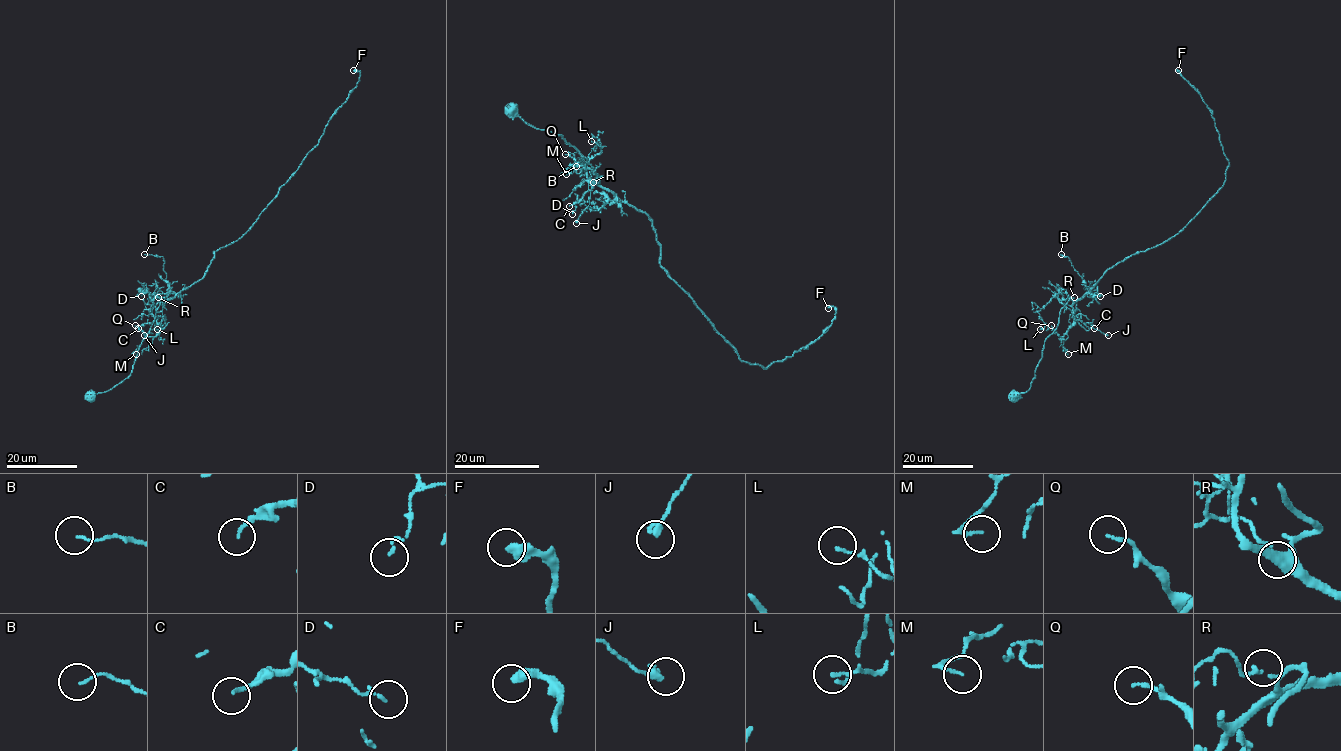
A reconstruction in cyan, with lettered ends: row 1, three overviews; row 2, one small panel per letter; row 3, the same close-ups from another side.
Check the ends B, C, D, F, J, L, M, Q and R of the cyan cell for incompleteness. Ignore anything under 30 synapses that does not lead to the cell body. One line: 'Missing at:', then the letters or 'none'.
Missing at: F

